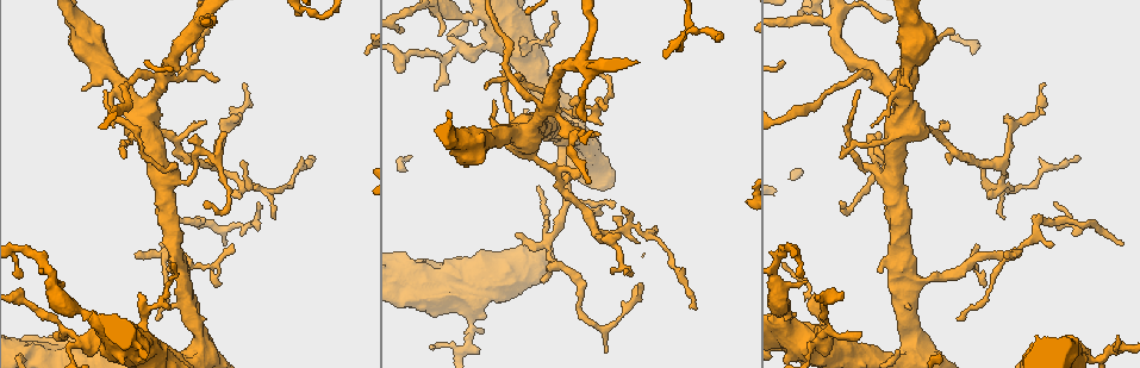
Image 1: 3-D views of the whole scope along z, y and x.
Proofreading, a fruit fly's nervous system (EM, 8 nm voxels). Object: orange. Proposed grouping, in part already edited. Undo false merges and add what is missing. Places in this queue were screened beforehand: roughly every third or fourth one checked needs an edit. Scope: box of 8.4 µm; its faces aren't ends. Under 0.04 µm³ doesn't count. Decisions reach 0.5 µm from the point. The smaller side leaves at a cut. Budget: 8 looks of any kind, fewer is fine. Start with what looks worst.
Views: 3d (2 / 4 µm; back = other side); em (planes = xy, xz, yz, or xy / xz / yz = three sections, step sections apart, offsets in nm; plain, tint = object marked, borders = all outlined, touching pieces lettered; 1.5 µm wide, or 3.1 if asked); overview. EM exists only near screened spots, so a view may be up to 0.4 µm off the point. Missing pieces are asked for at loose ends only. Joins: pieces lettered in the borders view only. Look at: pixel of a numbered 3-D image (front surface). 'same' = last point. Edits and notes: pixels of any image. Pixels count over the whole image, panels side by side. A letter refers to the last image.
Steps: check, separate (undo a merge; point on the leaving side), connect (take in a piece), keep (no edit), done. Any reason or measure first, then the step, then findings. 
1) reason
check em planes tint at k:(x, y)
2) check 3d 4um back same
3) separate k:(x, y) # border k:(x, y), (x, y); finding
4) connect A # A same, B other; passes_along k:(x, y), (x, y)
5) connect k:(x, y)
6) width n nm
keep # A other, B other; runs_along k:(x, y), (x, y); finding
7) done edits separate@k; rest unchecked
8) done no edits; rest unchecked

side arm on a straight run
check 3d 2um at 1:(835, 22)

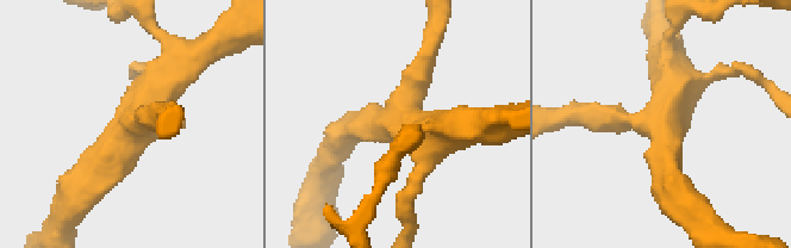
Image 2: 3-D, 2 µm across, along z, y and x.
need the tissue
check em planes plain at 2:(403, 118)

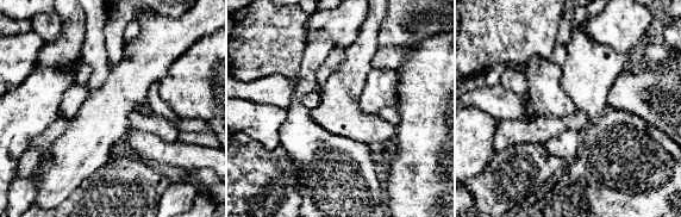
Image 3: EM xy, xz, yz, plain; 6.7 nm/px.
check em planes borders same

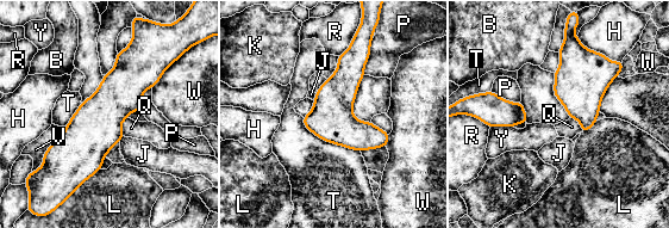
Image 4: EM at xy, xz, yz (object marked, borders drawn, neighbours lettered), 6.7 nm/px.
keep # B other, H other, J other, K other, L other, P other, Q other, R other, T other, V other, W other, Y other; runs_along 4:(132, 49), (77, 180); continuous, no second neuron

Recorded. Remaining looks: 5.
branch stops here
check em xy step 8 plain at 1:(1117, 335)

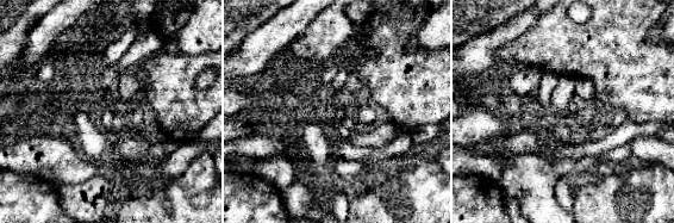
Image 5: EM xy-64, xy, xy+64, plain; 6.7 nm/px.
check em xy step 8 tint same

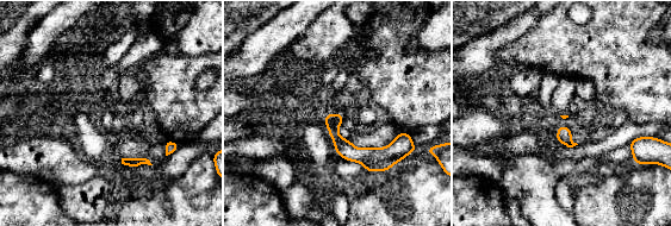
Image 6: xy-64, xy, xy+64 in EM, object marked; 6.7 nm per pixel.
check em xy step 8 borders same

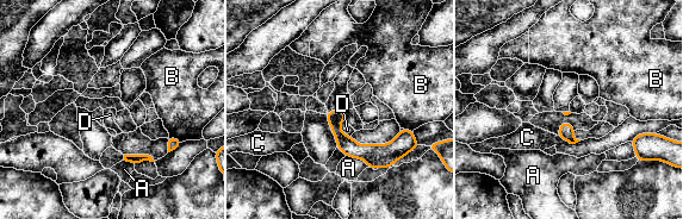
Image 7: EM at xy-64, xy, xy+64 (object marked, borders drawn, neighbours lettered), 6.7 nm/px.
width 100 nm
keep # A other, B other, C other, D other; runs_along 7:(330, 114), (358, 151), (407, 136); no lettered piece goes on from it

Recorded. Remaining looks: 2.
sudden change in width
check 3d 4um at 1:(932, 133)

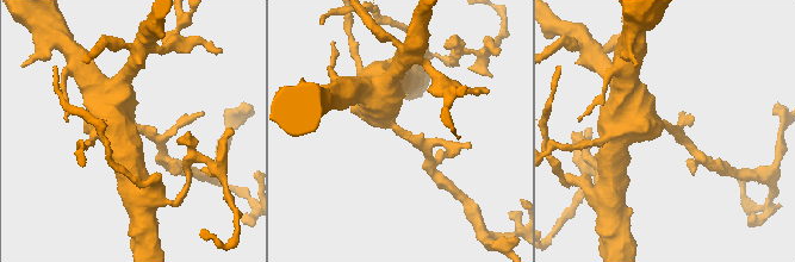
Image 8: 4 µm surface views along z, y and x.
now the EM
check em planes borders at 8:(140, 128)

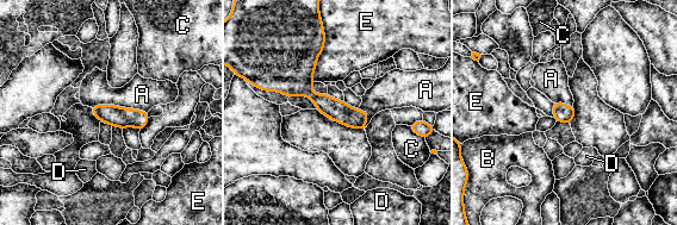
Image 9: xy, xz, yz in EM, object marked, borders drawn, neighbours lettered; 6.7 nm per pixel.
longest_contact A 380 nm
keep # A other, B other, C other, D other, E other; runs_along 9:(320, 43), (305, 88), (361, 126); one neuron here

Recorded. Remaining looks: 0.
done no edits; rest unchecked

